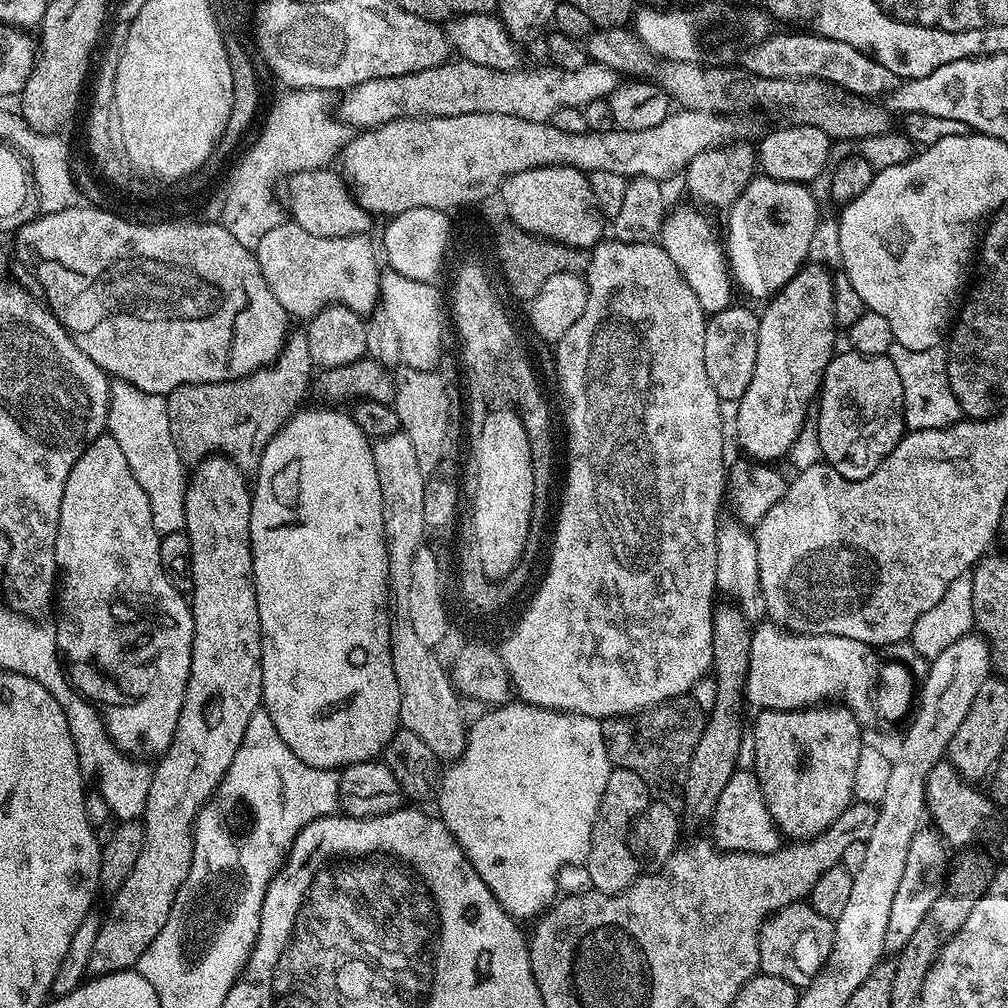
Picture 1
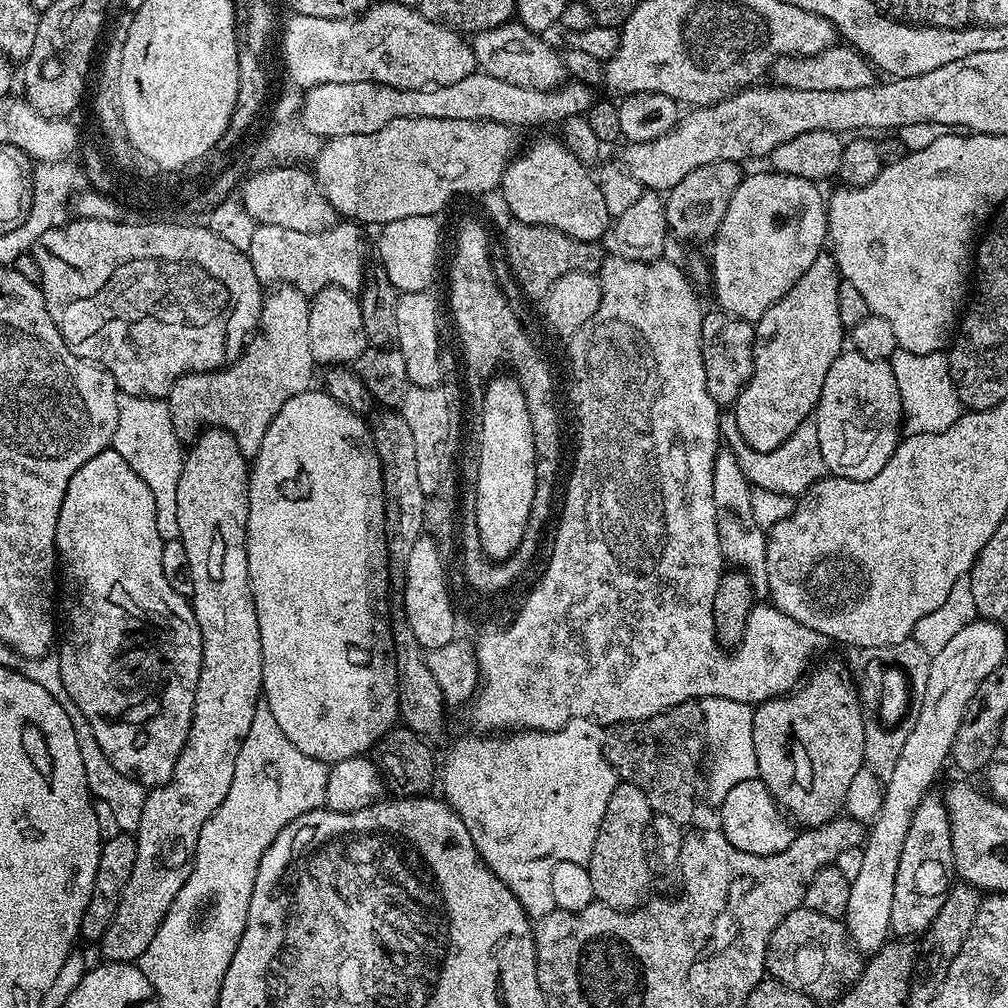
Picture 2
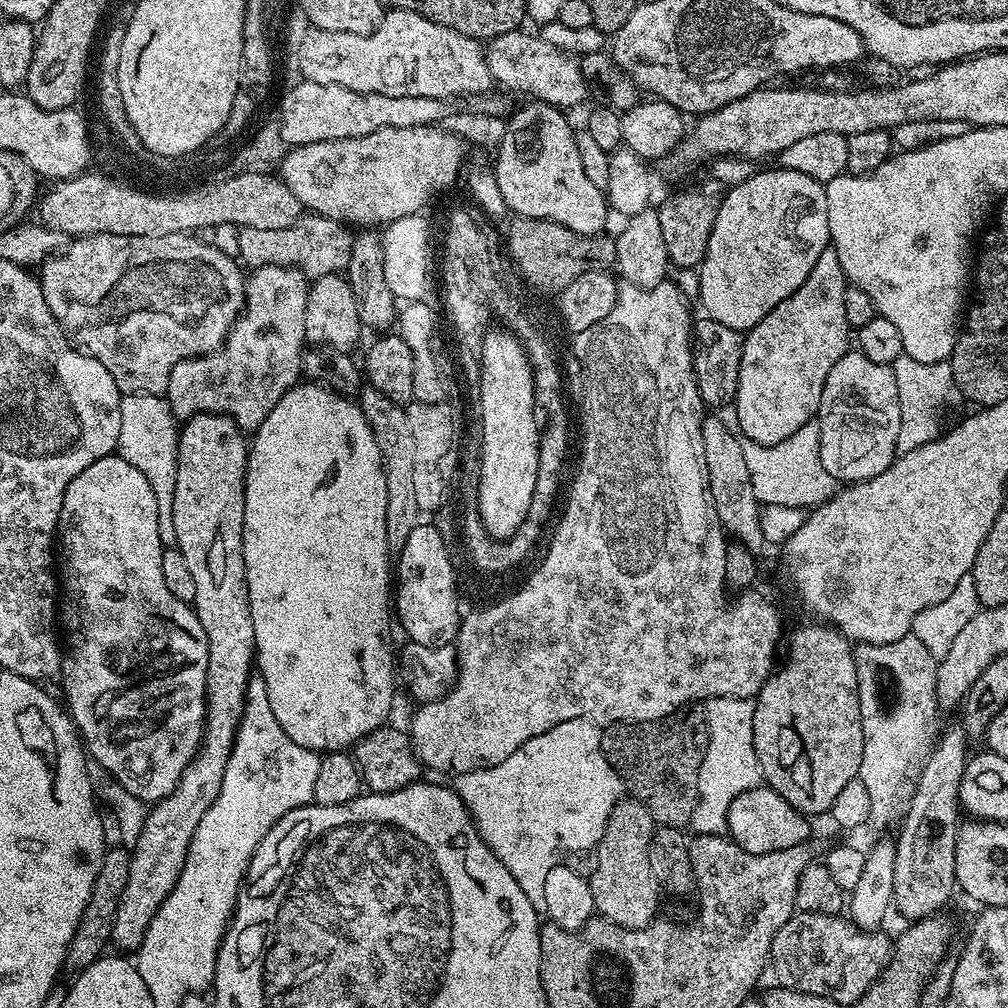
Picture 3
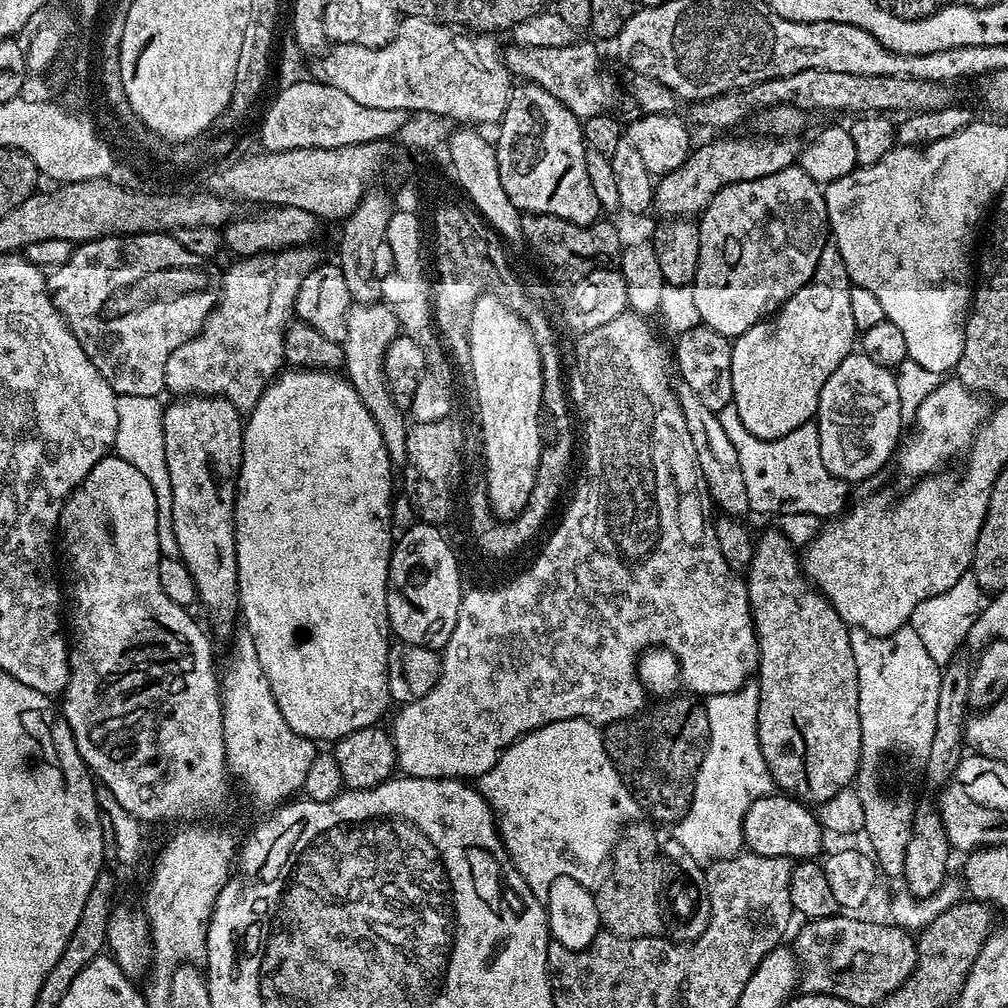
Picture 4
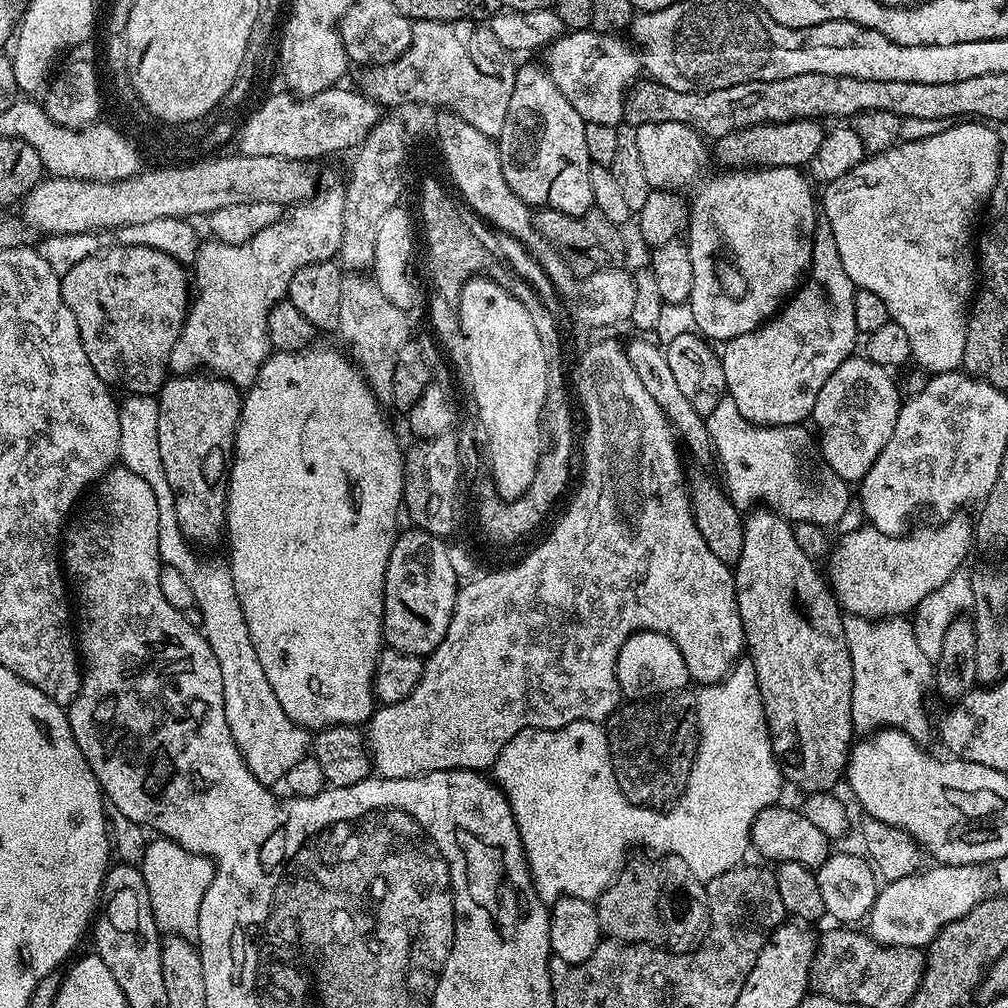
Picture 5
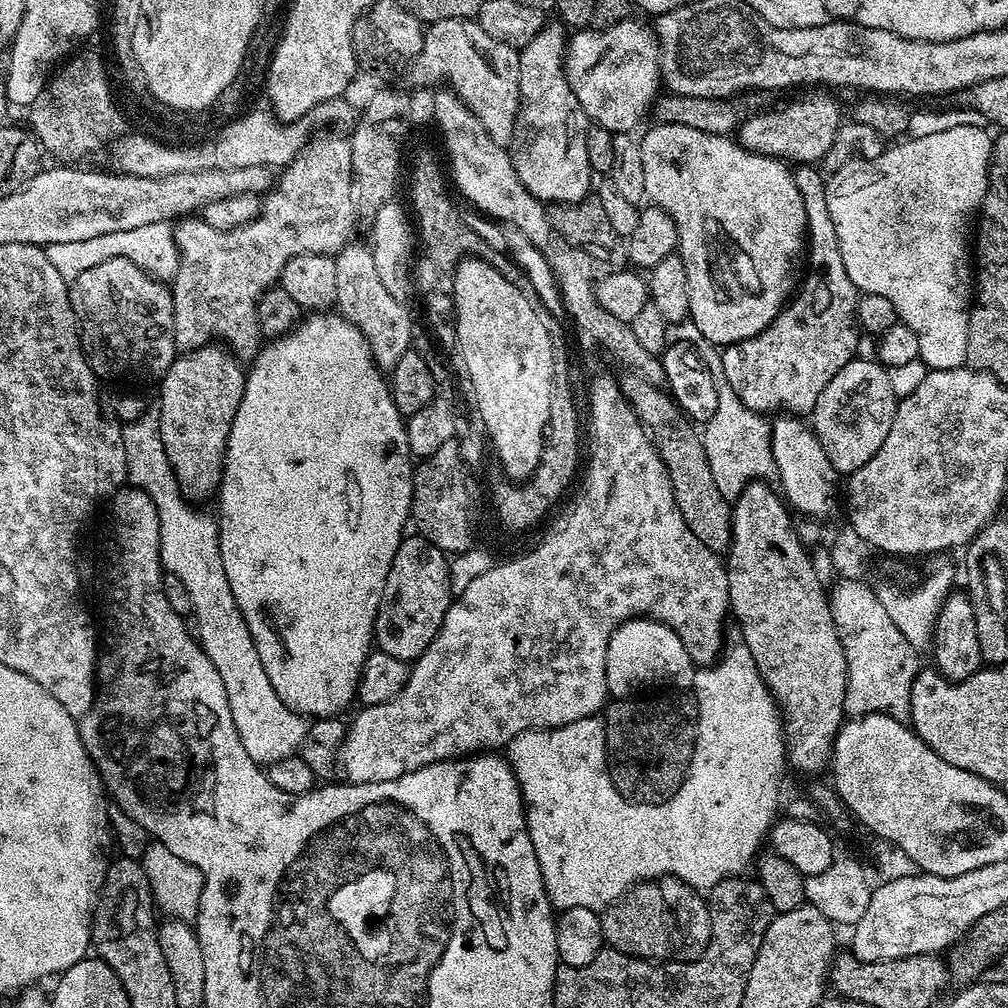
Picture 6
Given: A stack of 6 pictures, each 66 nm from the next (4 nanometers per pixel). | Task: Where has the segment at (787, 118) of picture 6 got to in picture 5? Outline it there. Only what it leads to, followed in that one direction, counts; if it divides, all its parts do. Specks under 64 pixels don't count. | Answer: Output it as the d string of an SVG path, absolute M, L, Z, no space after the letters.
M819 119L788 120L785 124L755 124L719 137L714 144L714 156L736 170L750 168L800 168L807 166L818 154L826 131Z

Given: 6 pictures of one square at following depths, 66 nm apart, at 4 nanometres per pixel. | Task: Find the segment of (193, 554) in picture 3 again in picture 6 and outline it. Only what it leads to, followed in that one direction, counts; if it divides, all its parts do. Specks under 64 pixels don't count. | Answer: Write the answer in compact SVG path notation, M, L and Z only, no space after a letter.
M213 342L177 355L164 379L159 381L160 437L180 491L192 502L217 495L230 426L244 393L245 369L229 349Z

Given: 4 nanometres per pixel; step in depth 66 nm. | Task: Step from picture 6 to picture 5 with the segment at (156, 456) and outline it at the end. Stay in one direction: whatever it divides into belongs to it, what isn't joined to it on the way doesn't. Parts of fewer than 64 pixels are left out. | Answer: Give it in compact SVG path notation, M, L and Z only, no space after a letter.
M129 395L121 399L118 407L118 430L120 431L120 458L123 467L134 470L138 478L150 482L154 498L158 498L160 529L158 530L158 550L160 559L172 567L175 574L183 574L190 586L190 596L202 614L201 629L214 654L218 658L218 670L222 670L222 690L224 709L230 734L246 762L246 766L263 784L275 785L275 780L283 781L287 772L300 759L309 755L310 732L295 724L282 710L270 682L254 654L254 642L234 590L231 571L223 563L207 564L200 556L195 556L193 545L176 521L174 498L162 470L162 454L158 454L158 399L152 396Z

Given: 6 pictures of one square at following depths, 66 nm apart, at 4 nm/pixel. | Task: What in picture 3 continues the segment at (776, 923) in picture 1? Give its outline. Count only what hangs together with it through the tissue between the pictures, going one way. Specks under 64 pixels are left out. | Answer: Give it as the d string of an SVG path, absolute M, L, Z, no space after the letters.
M797 911L774 934L772 954L770 957L771 971L776 971L776 976L781 985L793 988L796 992L809 992L818 994L836 1001L840 1006L851 1006L870 990L870 986L882 974L882 970L892 959L893 941L883 936L883 931L859 928L851 919L843 915L827 916L826 914L814 914L813 912Z

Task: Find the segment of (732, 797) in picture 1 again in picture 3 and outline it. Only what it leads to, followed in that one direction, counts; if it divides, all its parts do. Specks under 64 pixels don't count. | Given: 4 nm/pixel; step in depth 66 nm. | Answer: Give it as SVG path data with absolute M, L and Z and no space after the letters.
M761 786L738 794L738 798L730 802L726 832L742 850L750 854L770 854L774 850L786 850L790 846L805 843L812 832L808 824L811 824L809 817L790 806L790 802L782 798L782 794L778 794L773 788Z

